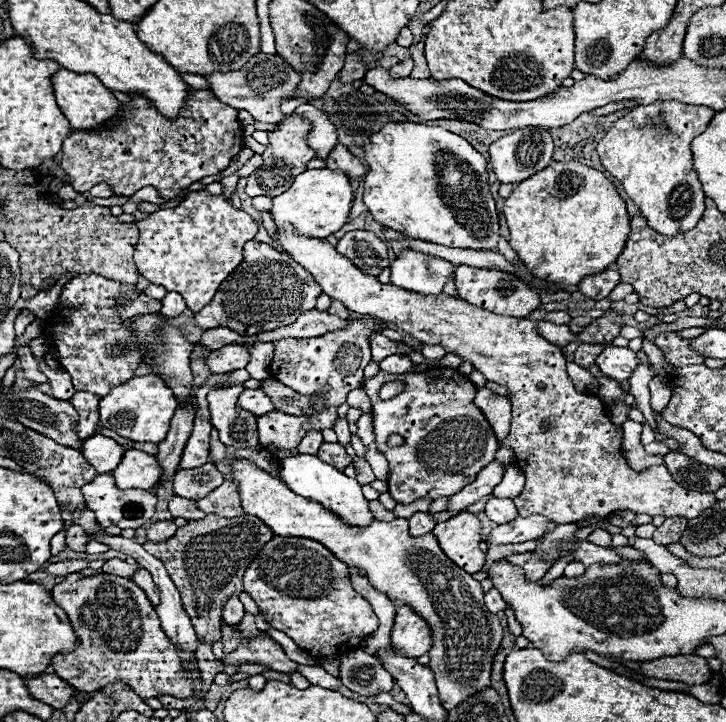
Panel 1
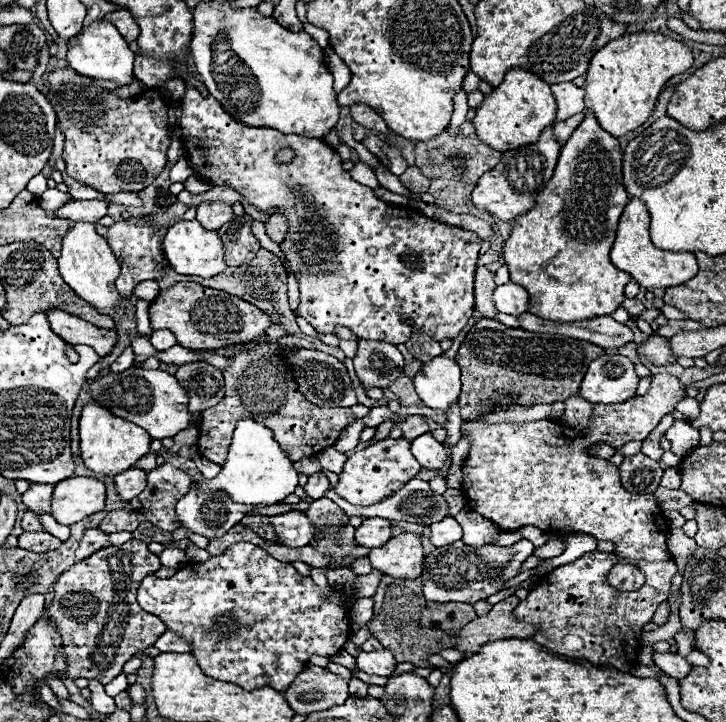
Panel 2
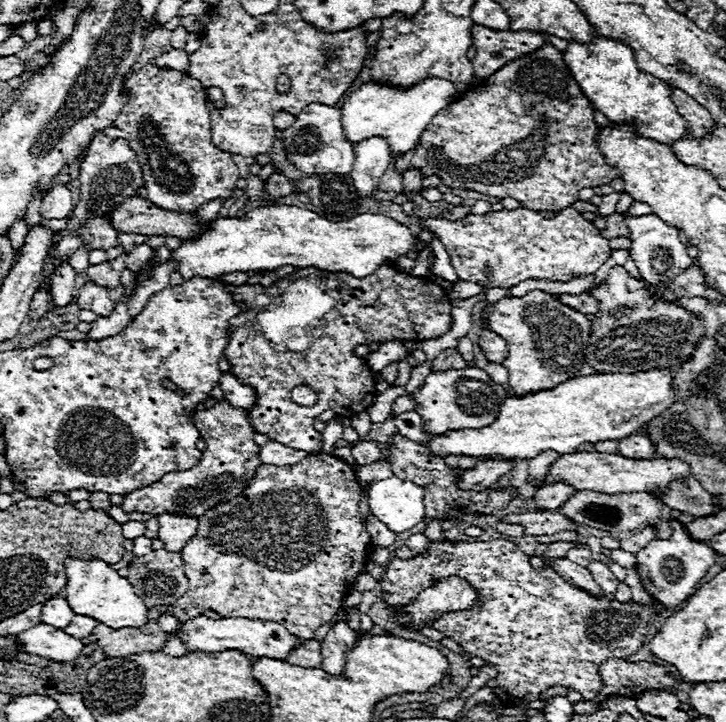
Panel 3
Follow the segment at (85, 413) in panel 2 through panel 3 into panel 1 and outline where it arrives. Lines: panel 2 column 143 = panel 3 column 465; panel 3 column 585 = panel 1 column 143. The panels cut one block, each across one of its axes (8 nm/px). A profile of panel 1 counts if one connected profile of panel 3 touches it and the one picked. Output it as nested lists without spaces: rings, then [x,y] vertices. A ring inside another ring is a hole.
[[[154,374],[136,376],[116,388],[112,388],[110,394],[100,400],[100,424],[128,440],[160,444],[168,434],[170,420],[172,420],[176,408],[178,408],[178,402],[162,378],[158,378]]]

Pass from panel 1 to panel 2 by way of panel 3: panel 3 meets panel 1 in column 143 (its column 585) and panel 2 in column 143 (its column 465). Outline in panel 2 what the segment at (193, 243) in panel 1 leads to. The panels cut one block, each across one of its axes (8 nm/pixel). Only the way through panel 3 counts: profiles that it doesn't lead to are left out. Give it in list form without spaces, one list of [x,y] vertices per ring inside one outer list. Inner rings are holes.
[[[130,218],[130,220],[122,220],[116,222],[114,226],[108,228],[108,244],[114,250],[116,258],[120,260],[122,272],[116,280],[116,290],[122,298],[128,298],[134,290],[134,286],[142,280],[158,280],[162,274],[162,268],[168,264],[164,260],[164,252],[162,252],[162,244],[160,244],[160,236],[158,236],[158,226],[152,218]]]

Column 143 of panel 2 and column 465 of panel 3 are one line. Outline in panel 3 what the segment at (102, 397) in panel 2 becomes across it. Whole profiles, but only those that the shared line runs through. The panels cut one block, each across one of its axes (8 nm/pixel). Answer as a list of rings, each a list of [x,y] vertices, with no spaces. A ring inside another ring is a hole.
[[[480,368],[464,370],[446,370],[430,372],[424,384],[410,394],[416,402],[416,412],[422,416],[422,422],[428,432],[446,432],[458,428],[480,428],[496,420],[498,408],[506,398],[504,386],[490,380],[490,376]]]

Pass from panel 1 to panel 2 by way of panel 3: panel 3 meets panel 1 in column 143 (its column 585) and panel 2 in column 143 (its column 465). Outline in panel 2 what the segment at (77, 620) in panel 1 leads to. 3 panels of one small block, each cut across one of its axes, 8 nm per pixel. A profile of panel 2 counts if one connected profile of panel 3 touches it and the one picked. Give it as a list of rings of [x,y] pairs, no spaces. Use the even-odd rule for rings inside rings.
[[[132,538],[122,546],[108,546],[94,552],[92,556],[84,558],[82,562],[74,564],[72,568],[68,568],[58,576],[54,584],[54,598],[50,606],[46,606],[46,612],[48,618],[54,622],[54,628],[62,636],[62,652],[68,662],[66,676],[70,680],[86,678],[86,680],[98,680],[100,684],[108,684],[122,672],[124,662],[128,662],[140,650],[154,646],[154,642],[166,632],[162,620],[154,614],[144,612],[136,602],[136,590],[140,586],[140,580],[144,580],[144,576],[150,576],[160,568],[162,564],[158,556],[154,556],[142,540]]]

